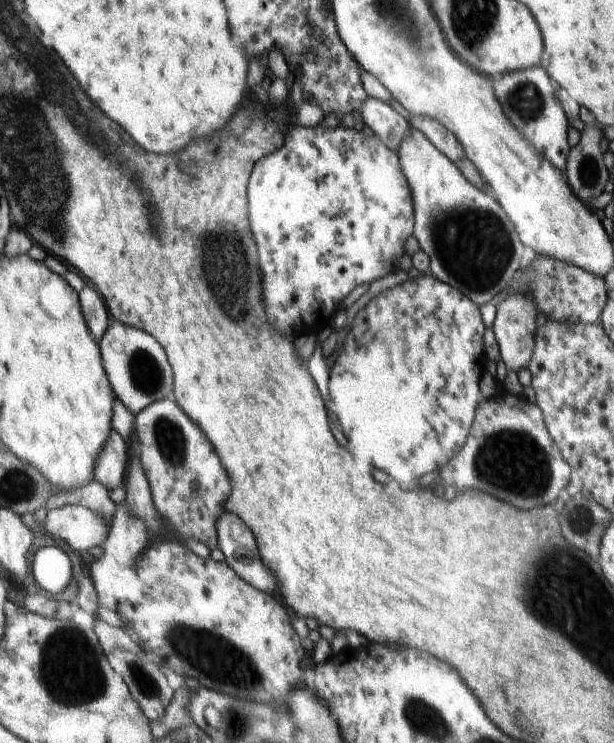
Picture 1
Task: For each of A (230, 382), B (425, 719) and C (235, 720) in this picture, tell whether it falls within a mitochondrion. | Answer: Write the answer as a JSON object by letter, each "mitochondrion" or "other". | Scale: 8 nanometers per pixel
{"A":"other","B":"mitochondrion","C":"mitochondrion"}

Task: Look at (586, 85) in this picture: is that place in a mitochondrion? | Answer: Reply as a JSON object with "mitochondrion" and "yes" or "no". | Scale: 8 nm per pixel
{"mitochondrion":"no"}

